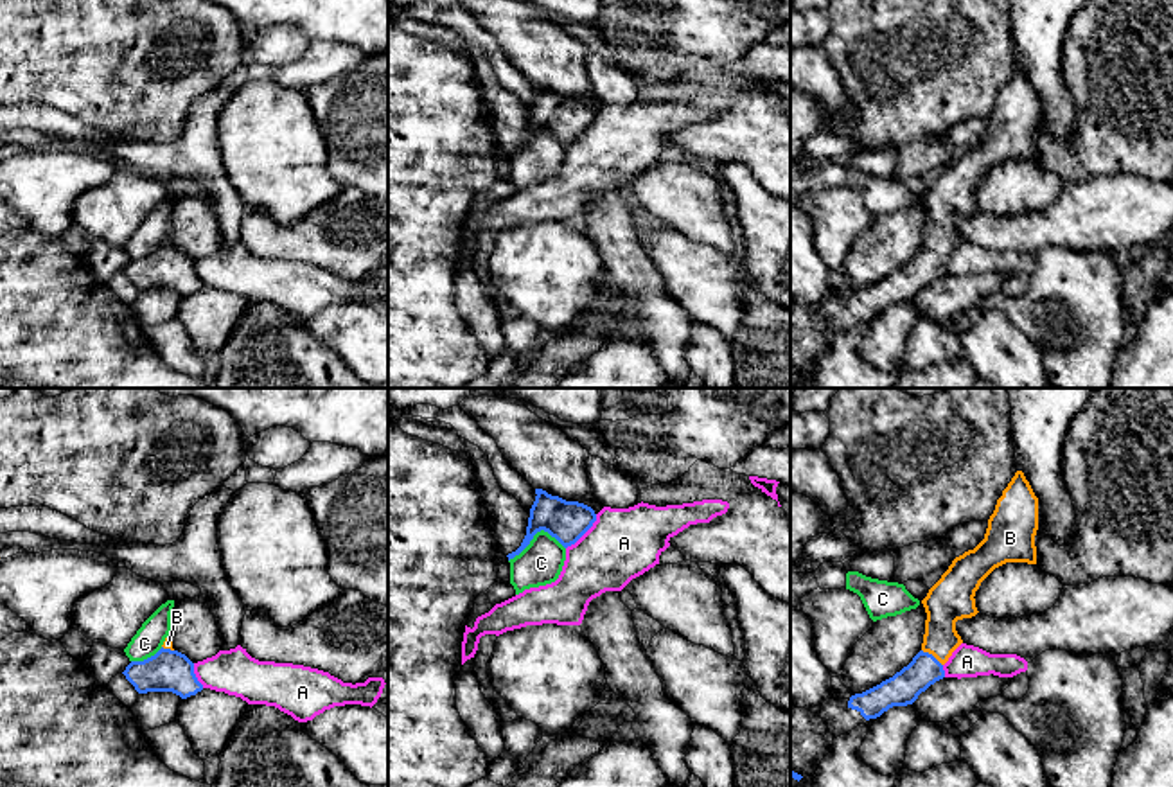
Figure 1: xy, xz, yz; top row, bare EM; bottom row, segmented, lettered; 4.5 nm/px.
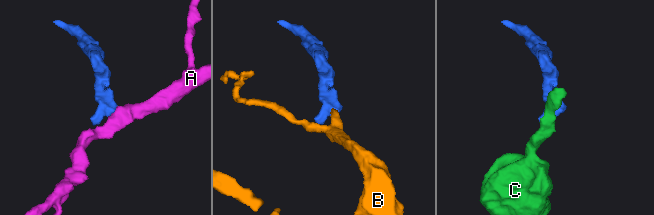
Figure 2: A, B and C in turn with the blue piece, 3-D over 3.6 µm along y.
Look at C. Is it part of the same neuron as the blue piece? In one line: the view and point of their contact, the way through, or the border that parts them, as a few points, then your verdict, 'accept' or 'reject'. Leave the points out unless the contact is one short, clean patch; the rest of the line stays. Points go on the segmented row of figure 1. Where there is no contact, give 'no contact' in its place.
meets blue in xz at (536, 532); border along xz (564, 547), (539, 530), (509, 561); reject

